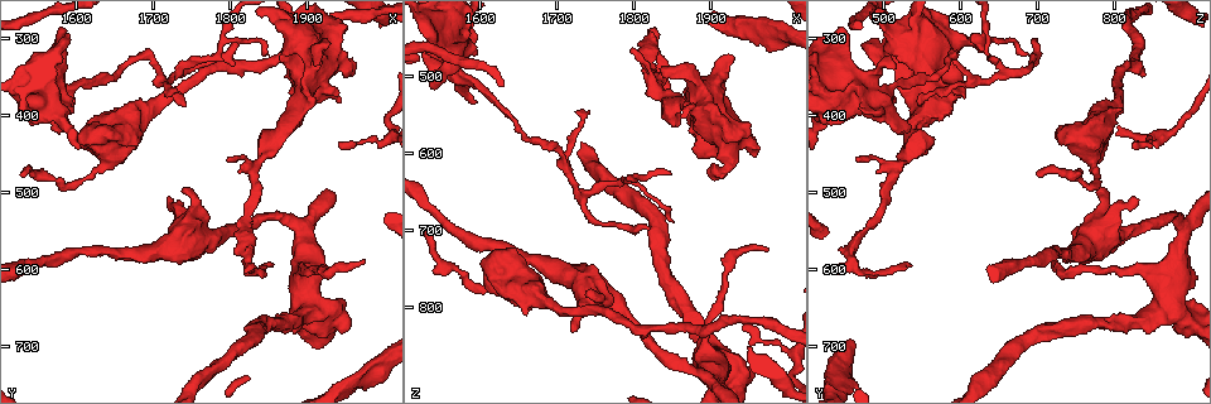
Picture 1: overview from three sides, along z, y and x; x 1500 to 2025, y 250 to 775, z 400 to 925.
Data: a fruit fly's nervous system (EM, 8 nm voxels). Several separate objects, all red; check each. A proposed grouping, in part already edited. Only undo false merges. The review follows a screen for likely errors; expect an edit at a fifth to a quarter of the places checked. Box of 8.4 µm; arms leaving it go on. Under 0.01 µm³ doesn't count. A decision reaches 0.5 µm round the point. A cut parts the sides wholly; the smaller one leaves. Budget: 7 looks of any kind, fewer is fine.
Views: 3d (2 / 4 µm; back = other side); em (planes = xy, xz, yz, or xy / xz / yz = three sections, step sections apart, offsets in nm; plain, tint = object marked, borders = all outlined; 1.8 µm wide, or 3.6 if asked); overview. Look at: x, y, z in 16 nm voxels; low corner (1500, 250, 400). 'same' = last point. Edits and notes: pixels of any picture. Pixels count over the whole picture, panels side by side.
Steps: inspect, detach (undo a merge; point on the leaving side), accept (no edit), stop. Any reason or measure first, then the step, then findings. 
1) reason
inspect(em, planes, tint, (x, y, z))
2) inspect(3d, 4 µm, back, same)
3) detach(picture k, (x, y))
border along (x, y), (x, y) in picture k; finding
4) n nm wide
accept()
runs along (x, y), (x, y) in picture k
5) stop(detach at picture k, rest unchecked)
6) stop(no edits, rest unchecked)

inspect(em, planes, tint, (1860, 425, 530))

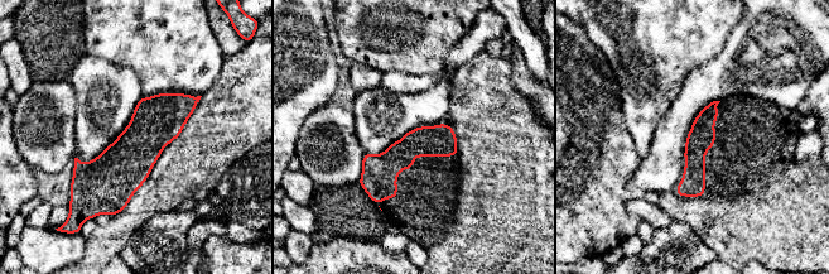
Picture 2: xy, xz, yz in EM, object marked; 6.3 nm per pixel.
accept()
runs along (194, 100), (107, 182), (105, 210) in picture 2; all the same neuron

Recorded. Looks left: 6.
arms part here
inspect(em, planes, tint, (1735, 340, 660))

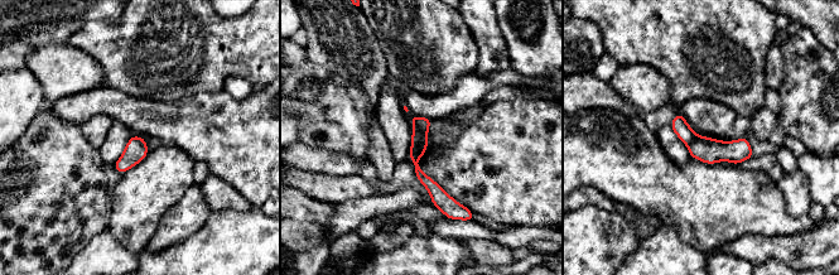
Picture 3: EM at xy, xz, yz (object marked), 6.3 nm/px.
detach(picture 3, (423, 122))
border along (413, 122), (427, 131) in picture 3; two neurons meet here

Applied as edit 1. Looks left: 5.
abrupt turn
inspect(em, planes, tint, (1825, 595, 455))

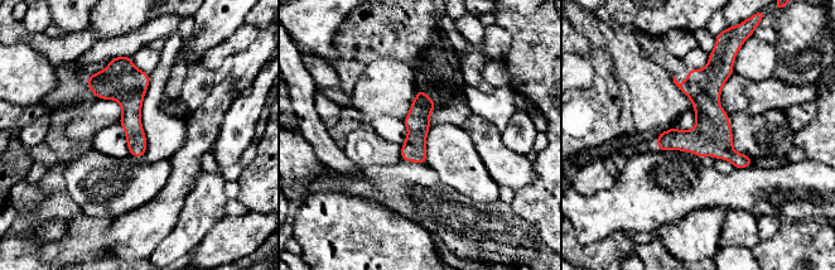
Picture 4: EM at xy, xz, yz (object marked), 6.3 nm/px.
130 nm wide
accept()
runs along (717, 59), (713, 135), (744, 164) in picture 4; continuous, no second neuron

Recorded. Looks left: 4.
stop(detach at picture 3, rest unchecked)

